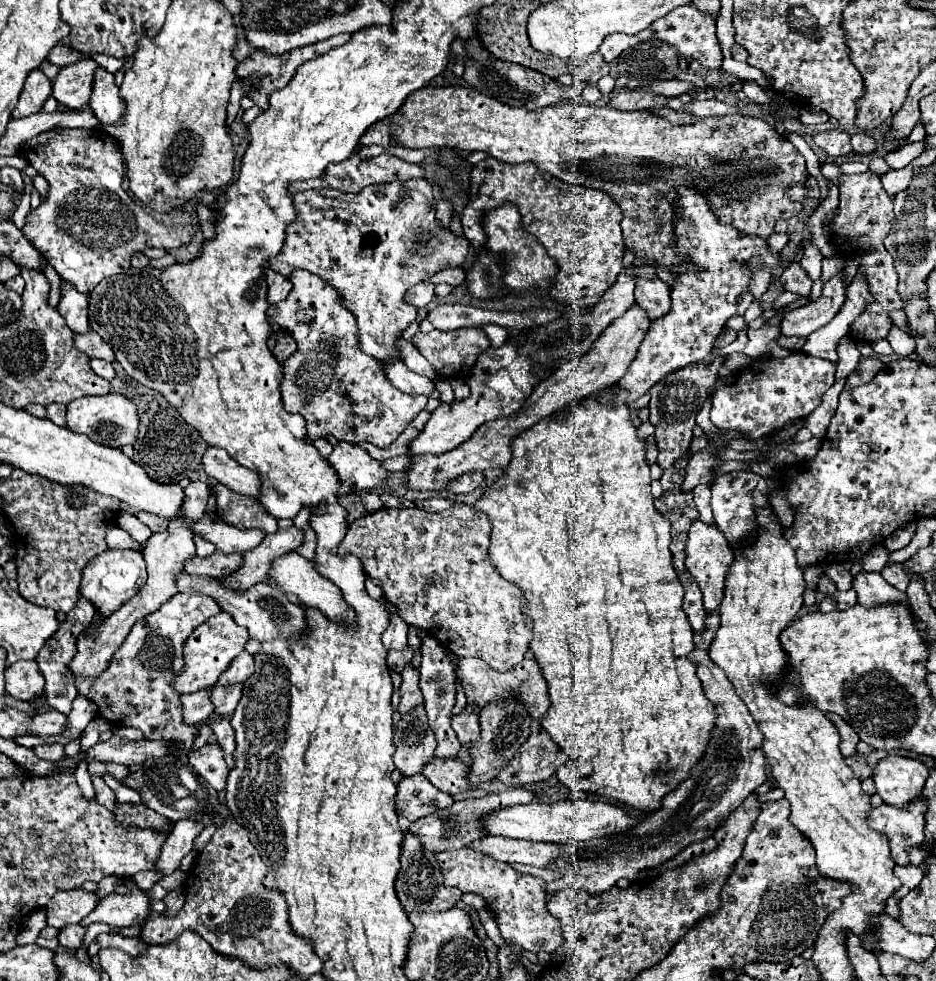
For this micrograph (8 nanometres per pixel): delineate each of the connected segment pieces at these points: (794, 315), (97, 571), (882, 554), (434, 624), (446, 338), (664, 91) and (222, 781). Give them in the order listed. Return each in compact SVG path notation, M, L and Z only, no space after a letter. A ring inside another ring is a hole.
M840 271L836 277L832 277L824 283L822 295L816 301L804 305L800 309L788 311L780 323L782 335L784 337L792 337L792 335L804 337L804 335L814 333L816 329L824 327L826 323L830 323L846 299L844 279L846 279L846 275L844 275L844 271Z
M108 549L86 563L82 569L80 579L80 595L88 599L94 607L98 617L108 617L114 613L122 603L138 593L138 589L146 583L146 565L142 553L138 551L122 551L122 549Z
M876 545L870 553L866 553L866 557L862 557L862 571L870 573L870 571L880 571L886 561L888 561L888 551L882 545Z
M452 503L450 509L442 511L442 513L426 513L426 511L420 511L420 509L380 509L376 513L370 513L366 517L360 517L356 519L344 539L340 541L338 545L338 553L340 555L356 555L362 565L364 565L364 571L368 577L374 577L374 579L380 579L382 581L382 591L384 591L384 599L398 605L400 609L400 617L408 623L408 625L416 625L416 627L424 627L428 633L434 633L434 637L454 655L458 657L478 657L482 661L486 661L490 667L494 667L496 671L508 671L512 669L516 663L520 663L528 651L528 645L530 645L530 637L532 637L532 631L526 629L526 617L524 617L524 601L522 601L522 591L506 581L498 569L492 565L490 557L488 557L488 545L490 545L490 531L492 531L492 525L486 517L486 513L474 509L472 505L468 503Z
M470 327L470 329L454 329L454 331L430 331L430 333L418 333L414 337L414 345L418 351L432 363L436 373L444 379L452 377L466 377L470 373L470 367L474 365L476 357L490 347L490 339L480 327Z
M669 80L669 81L659 81L651 86L654 93L664 95L666 97L678 97L687 92L687 90L693 86L691 82L679 81L679 80Z
M204 745L202 749L190 753L188 761L192 767L196 767L196 773L204 777L216 791L224 791L230 769L226 767L220 745Z

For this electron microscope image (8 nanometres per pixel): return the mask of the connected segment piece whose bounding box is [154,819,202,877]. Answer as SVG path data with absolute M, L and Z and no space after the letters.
M182 819L182 821L174 823L172 833L166 837L166 841L160 849L154 869L164 877L170 875L172 871L176 871L180 867L182 857L192 851L192 841L200 835L200 831L202 831L202 825L192 819Z

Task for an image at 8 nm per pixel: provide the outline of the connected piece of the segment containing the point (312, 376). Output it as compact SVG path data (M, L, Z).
M294 271L288 275L292 283L292 291L284 301L280 301L280 309L268 311L268 319L272 319L282 329L290 331L290 335L296 341L296 355L290 355L282 363L282 377L280 377L280 393L284 409L290 413L300 413L306 419L306 431L308 441L314 441L318 437L326 437L332 433L338 441L346 443L372 443L380 449L386 449L392 445L392 441L398 439L398 435L406 429L406 425L426 407L424 395L406 395L398 391L390 381L386 379L384 367L378 359L362 353L358 345L358 329L354 315L342 305L338 299L338 291L334 291L328 281L322 281L318 275L312 275L308 271Z

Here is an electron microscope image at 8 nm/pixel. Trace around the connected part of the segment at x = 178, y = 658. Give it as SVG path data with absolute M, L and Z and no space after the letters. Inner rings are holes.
M176 593L166 601L158 611L150 613L142 621L136 621L120 649L116 649L110 665L98 677L76 677L78 695L88 697L98 705L100 717L112 725L136 727L144 733L146 739L164 739L164 741L182 741L180 753L186 753L194 739L198 737L196 727L182 723L182 705L180 697L172 689L172 679L182 671L182 647L190 633L218 615L220 607L206 595L200 593Z

